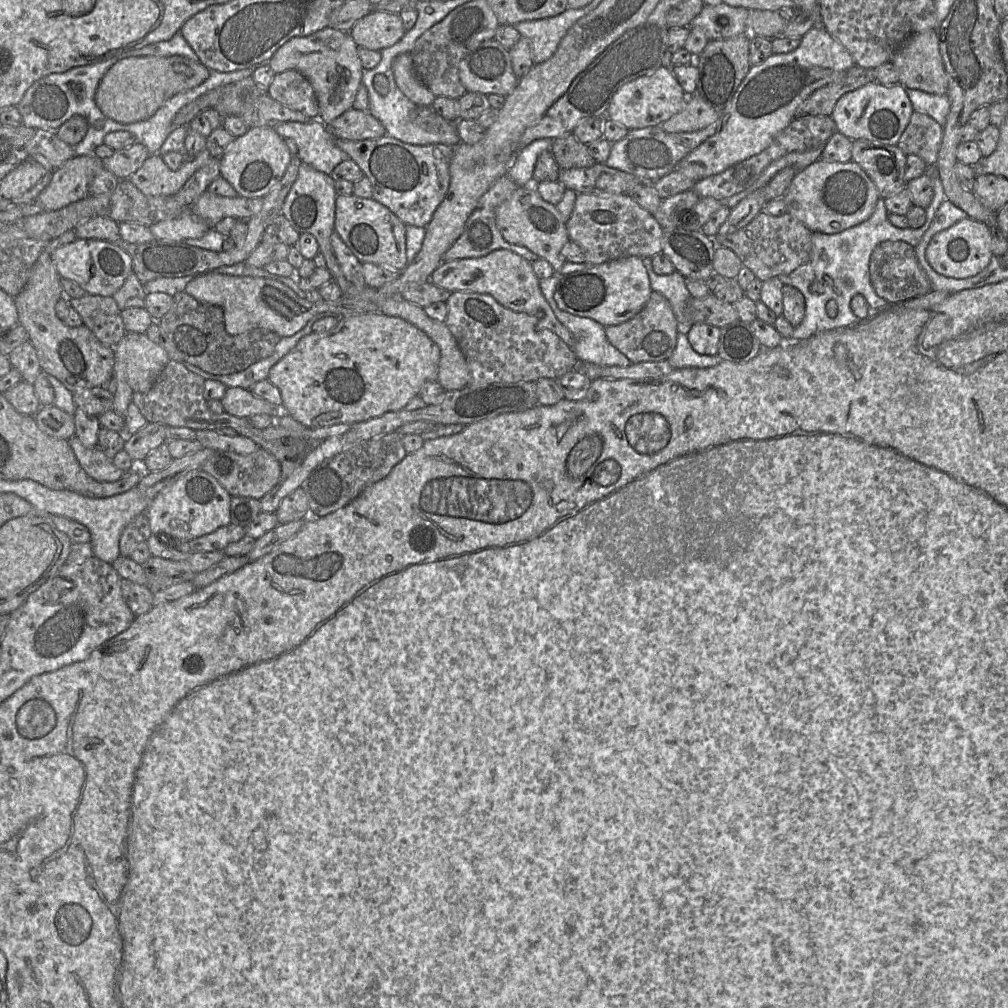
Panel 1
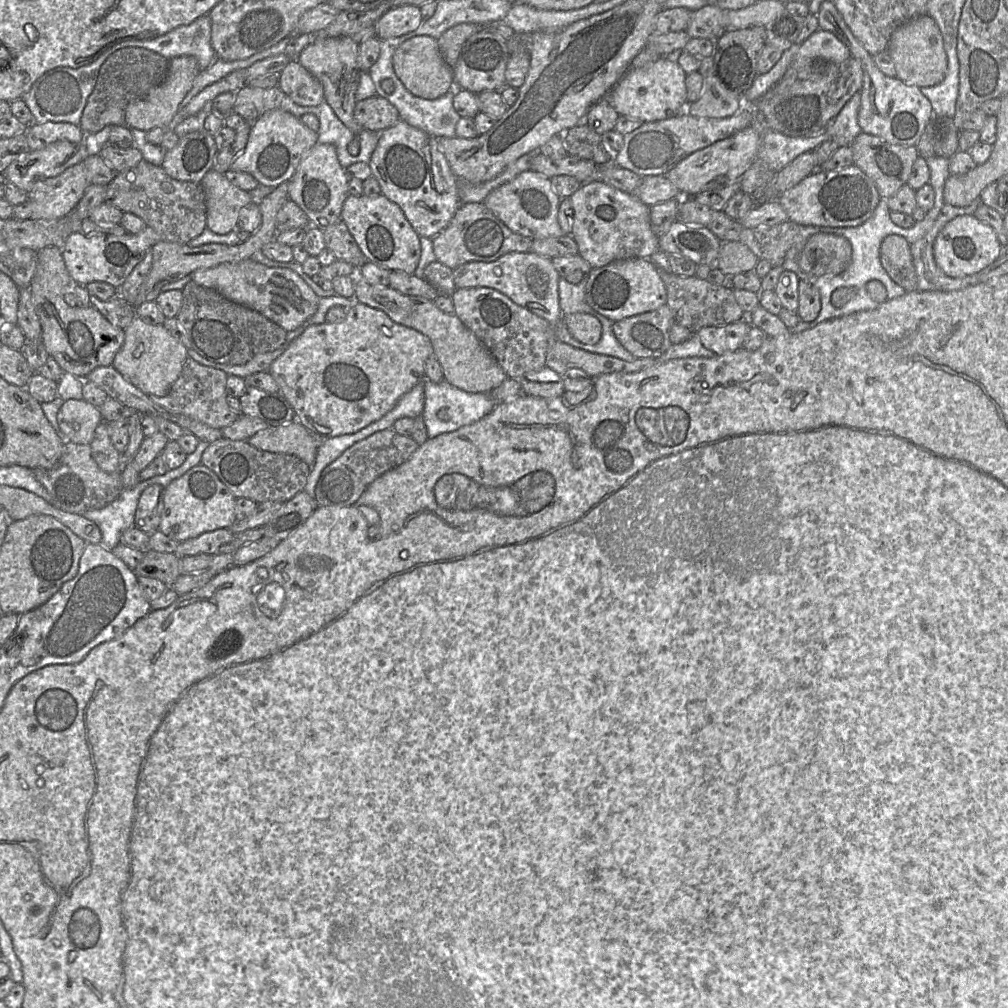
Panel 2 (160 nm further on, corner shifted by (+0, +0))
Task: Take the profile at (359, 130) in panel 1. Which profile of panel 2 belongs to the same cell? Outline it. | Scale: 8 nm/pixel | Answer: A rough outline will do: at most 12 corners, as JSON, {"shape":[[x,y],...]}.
{"shape":[[379,95],[357,102],[354,118],[365,130],[385,131],[400,120]]}

